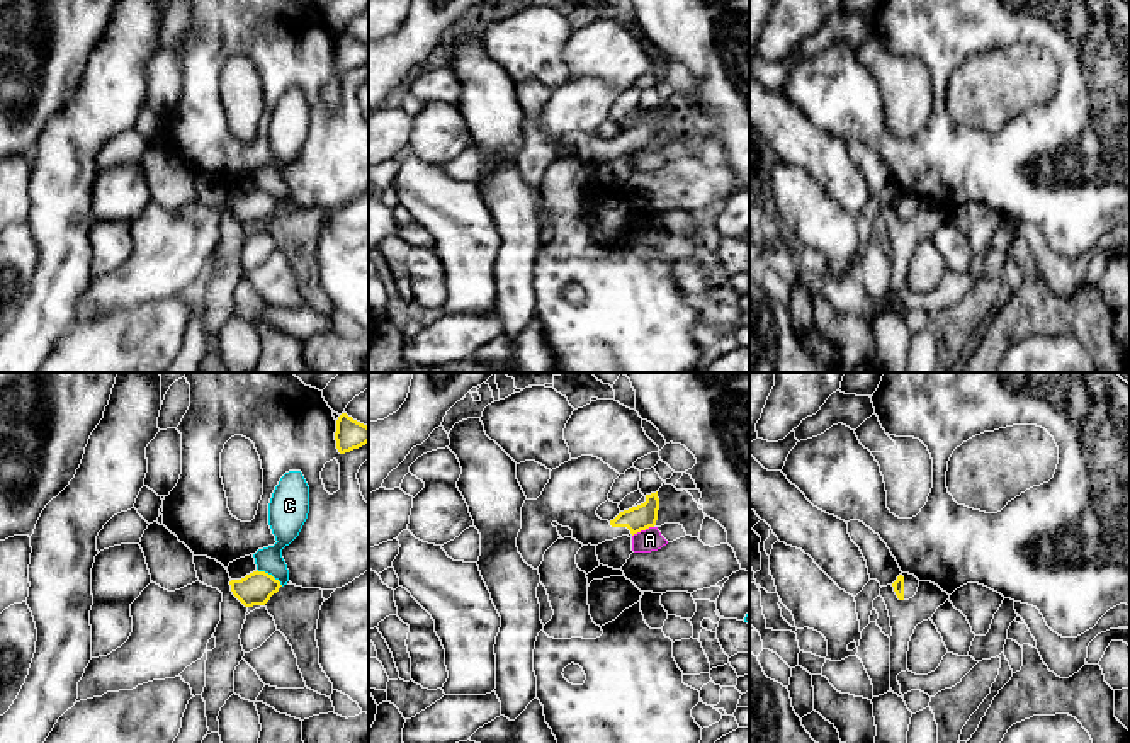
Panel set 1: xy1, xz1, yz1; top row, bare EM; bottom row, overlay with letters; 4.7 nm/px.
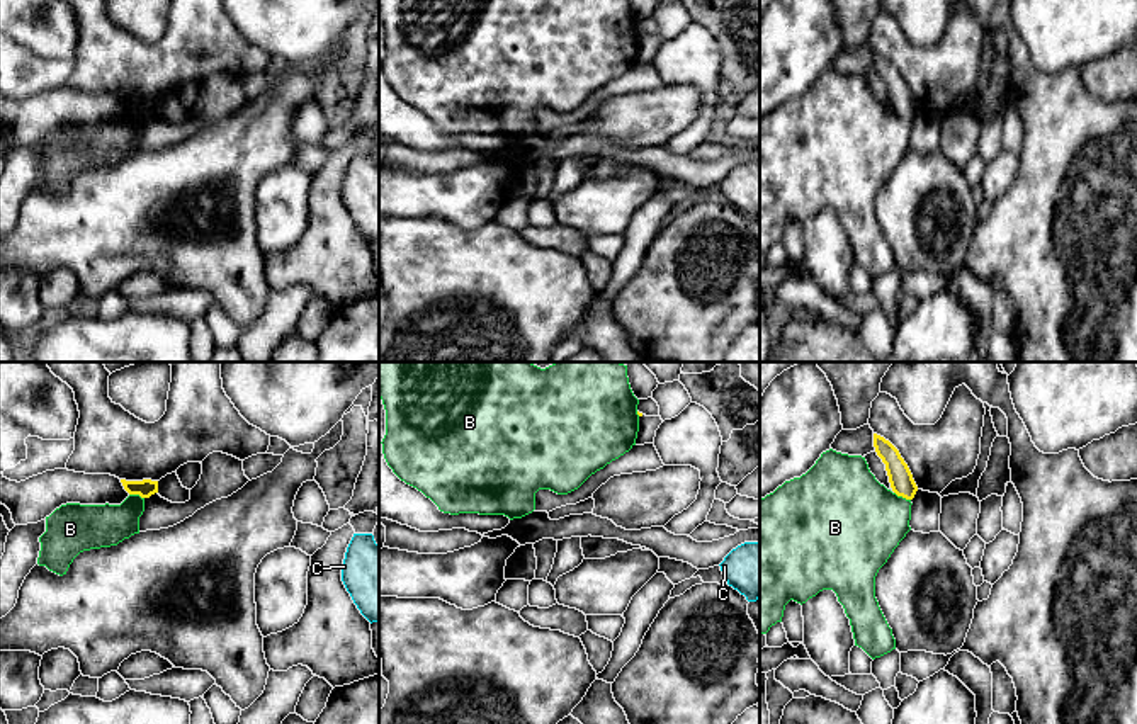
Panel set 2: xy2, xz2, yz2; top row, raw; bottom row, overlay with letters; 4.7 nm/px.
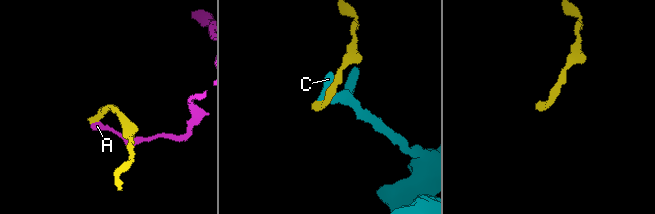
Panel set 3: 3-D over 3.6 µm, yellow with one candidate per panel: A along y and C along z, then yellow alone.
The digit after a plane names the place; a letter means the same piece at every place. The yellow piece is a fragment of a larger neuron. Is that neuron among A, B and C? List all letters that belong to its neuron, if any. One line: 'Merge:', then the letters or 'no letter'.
Merge: no letter

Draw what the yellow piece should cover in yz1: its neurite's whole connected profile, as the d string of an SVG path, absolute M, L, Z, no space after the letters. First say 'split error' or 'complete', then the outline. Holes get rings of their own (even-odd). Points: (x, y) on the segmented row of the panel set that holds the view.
split error; M901 573L892 587L899 600L909 600L916 595L919 580L914 575Z

